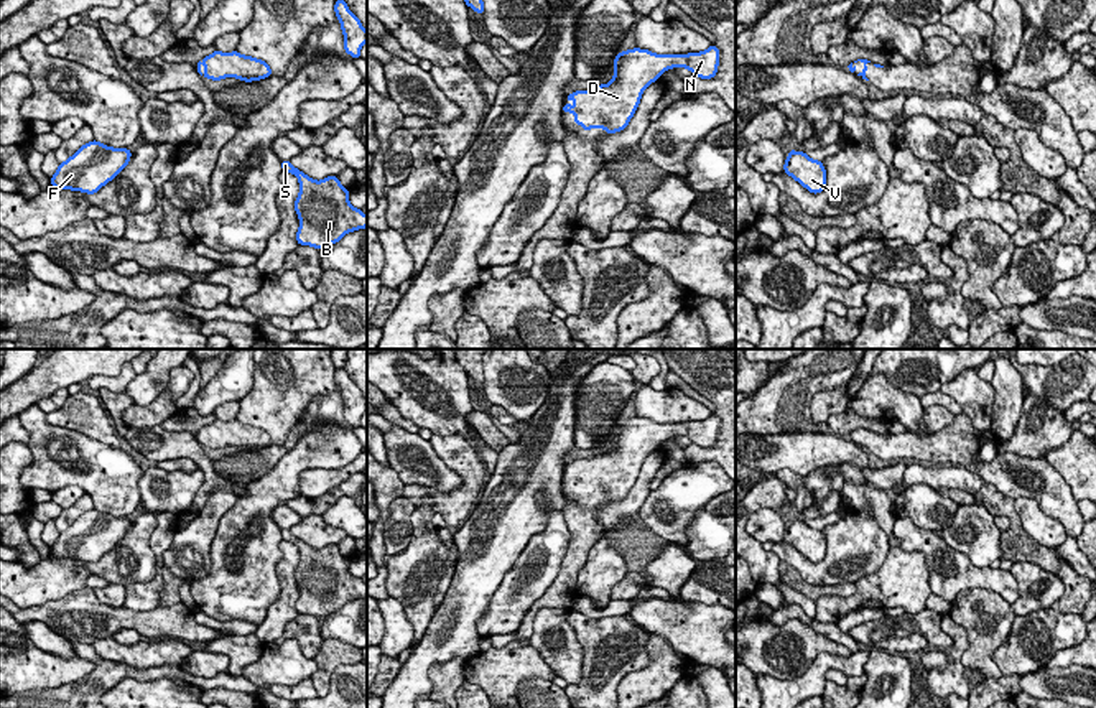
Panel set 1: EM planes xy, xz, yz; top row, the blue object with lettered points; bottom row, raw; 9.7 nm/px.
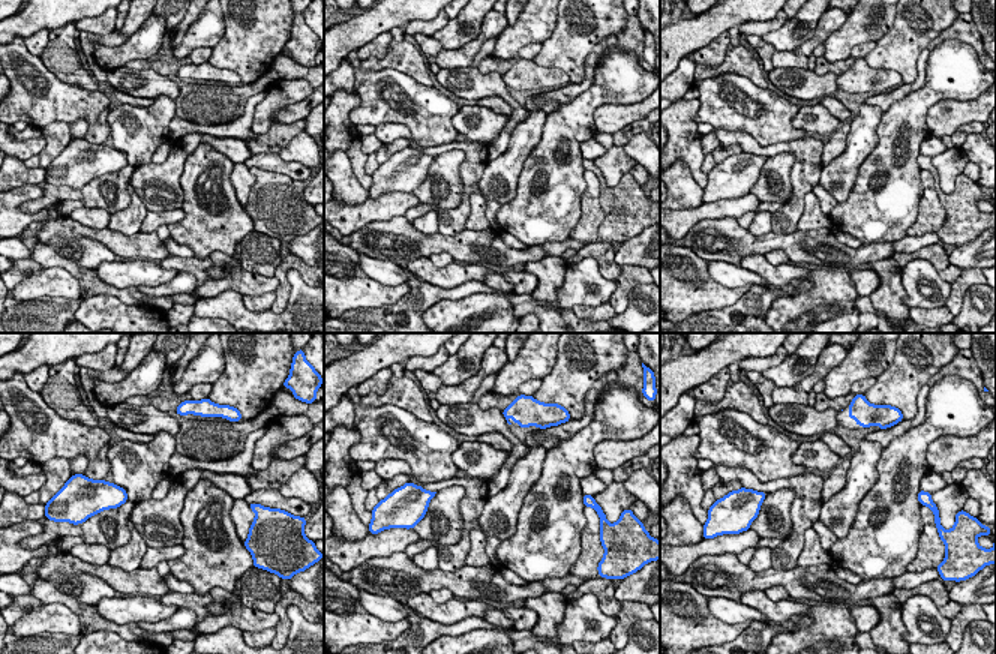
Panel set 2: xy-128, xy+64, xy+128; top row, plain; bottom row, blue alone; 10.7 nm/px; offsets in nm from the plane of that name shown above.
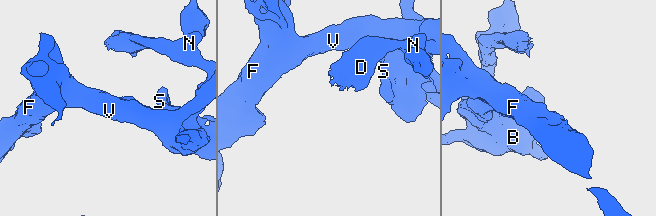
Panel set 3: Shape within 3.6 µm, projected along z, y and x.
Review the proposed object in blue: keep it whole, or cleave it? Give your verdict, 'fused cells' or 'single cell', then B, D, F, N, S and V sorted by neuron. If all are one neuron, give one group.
single cell; groups B D F N S V

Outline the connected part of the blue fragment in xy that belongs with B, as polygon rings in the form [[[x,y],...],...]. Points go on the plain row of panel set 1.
[[[290,529],[281,530],[281,538],[293,542],[300,550],[300,563],[295,570],[300,614],[327,617],[346,603],[367,596],[367,585],[349,571],[349,558],[339,552],[337,545],[311,548]]]

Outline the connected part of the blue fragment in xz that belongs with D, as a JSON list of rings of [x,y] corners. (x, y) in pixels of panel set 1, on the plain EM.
[[[719,417],[688,423],[657,423],[648,418],[627,418],[614,426],[614,446],[609,453],[566,464],[563,482],[574,482],[584,501],[604,497],[622,501],[634,486],[643,459],[671,436],[686,436],[701,448],[713,448],[719,435]]]

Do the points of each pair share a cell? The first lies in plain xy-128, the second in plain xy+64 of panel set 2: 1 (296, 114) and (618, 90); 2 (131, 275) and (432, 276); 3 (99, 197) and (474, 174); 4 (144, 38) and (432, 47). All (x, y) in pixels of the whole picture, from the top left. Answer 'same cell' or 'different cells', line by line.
1: different cells
2: same cell
3: different cells
4: different cells

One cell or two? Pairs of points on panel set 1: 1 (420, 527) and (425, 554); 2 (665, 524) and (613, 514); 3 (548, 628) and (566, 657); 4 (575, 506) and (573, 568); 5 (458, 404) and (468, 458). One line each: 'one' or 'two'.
1: one
2: two
3: one
4: one
5: two

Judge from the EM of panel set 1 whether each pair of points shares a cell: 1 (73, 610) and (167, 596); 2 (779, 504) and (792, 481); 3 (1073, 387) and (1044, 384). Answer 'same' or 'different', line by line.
1: different
2: different
3: same

